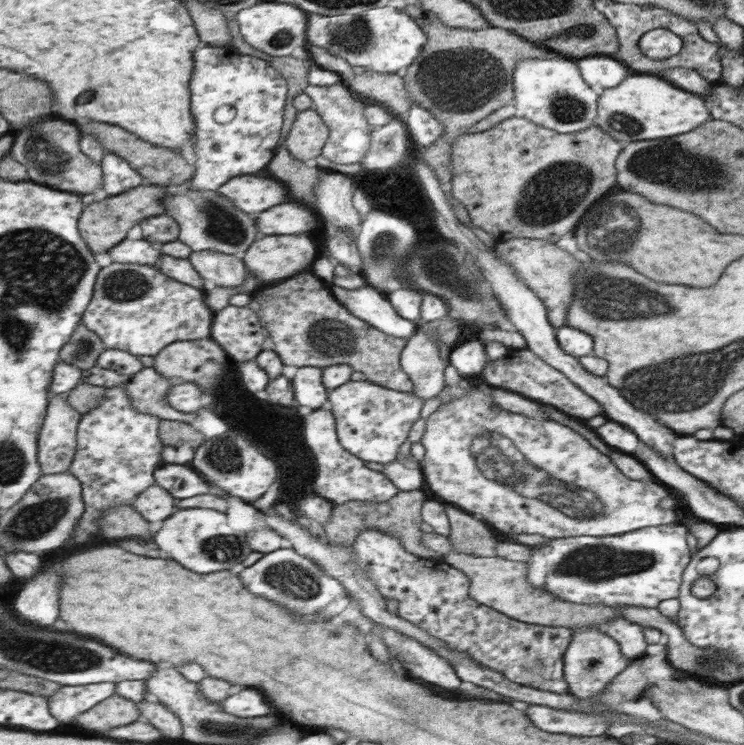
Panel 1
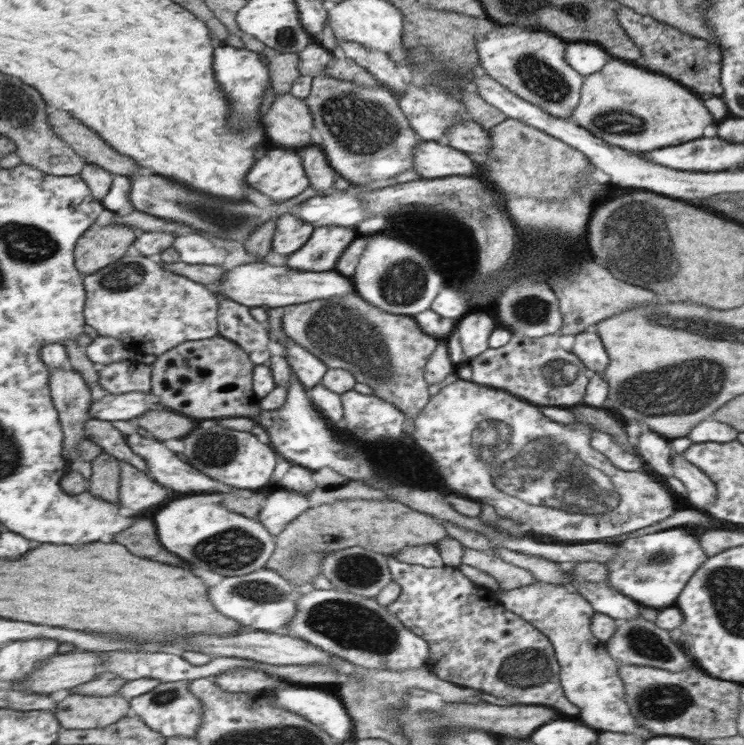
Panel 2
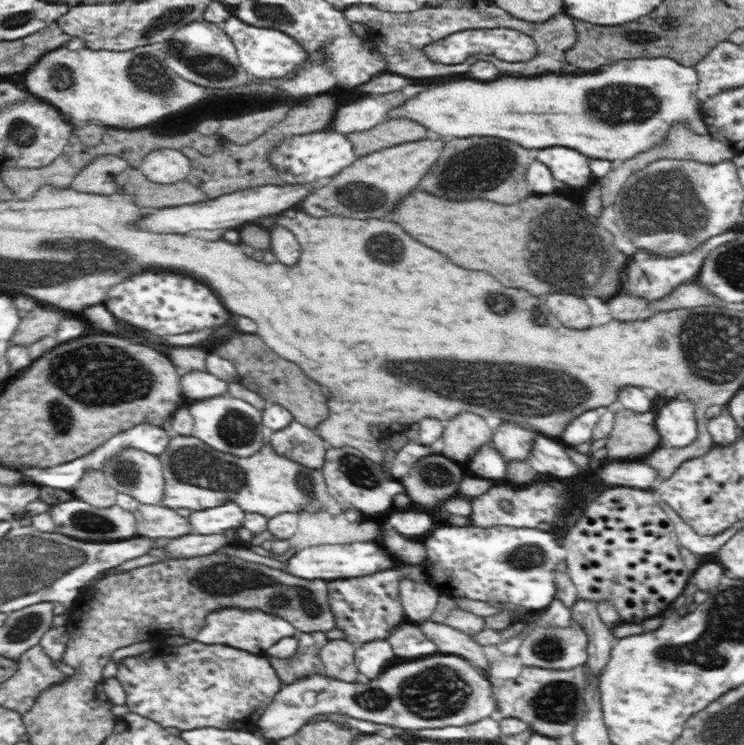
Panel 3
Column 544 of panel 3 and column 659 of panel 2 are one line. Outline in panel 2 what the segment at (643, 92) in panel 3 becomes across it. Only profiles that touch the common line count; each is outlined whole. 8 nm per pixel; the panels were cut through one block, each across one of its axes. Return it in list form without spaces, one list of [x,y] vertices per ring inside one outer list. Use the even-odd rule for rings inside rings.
[[[613,58],[598,72],[584,77],[581,98],[572,115],[573,121],[611,146],[628,152],[650,152],[664,146],[678,146],[682,142],[690,142],[704,136],[704,128],[712,124],[713,113],[706,110],[700,98],[696,98],[690,90],[674,82],[674,79],[654,74],[654,71],[646,72],[642,70],[642,66],[636,68],[630,66],[630,62],[626,64],[618,58]]]

